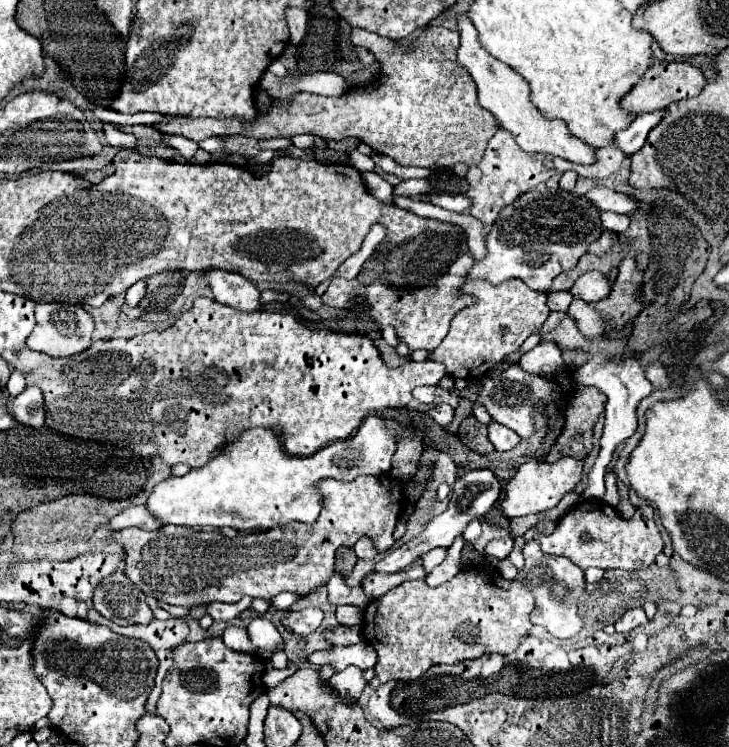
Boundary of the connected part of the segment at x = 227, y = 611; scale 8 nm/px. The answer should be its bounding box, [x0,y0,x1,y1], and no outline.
[206,596,252,622]

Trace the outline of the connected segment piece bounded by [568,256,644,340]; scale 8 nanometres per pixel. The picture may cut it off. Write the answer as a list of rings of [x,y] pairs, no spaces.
[[[626,256],[626,258],[622,258],[622,262],[618,266],[618,278],[614,282],[614,290],[610,292],[610,296],[604,298],[604,300],[600,300],[600,302],[592,302],[592,304],[574,298],[574,302],[568,308],[568,316],[572,316],[576,320],[578,330],[584,336],[588,336],[590,340],[608,336],[612,330],[624,328],[628,322],[632,322],[642,312],[644,304],[638,300],[640,288],[642,288],[642,272],[636,268],[634,258]]]

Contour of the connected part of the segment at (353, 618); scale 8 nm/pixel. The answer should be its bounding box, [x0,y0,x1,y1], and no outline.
[336,605,363,626]

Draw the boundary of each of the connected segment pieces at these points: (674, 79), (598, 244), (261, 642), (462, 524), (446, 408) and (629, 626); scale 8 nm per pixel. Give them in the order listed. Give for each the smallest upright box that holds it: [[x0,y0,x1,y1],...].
[[622,62,706,114],[588,232,620,254],[246,618,282,650],[374,470,502,572],[426,404,454,428],[614,608,648,634]]

